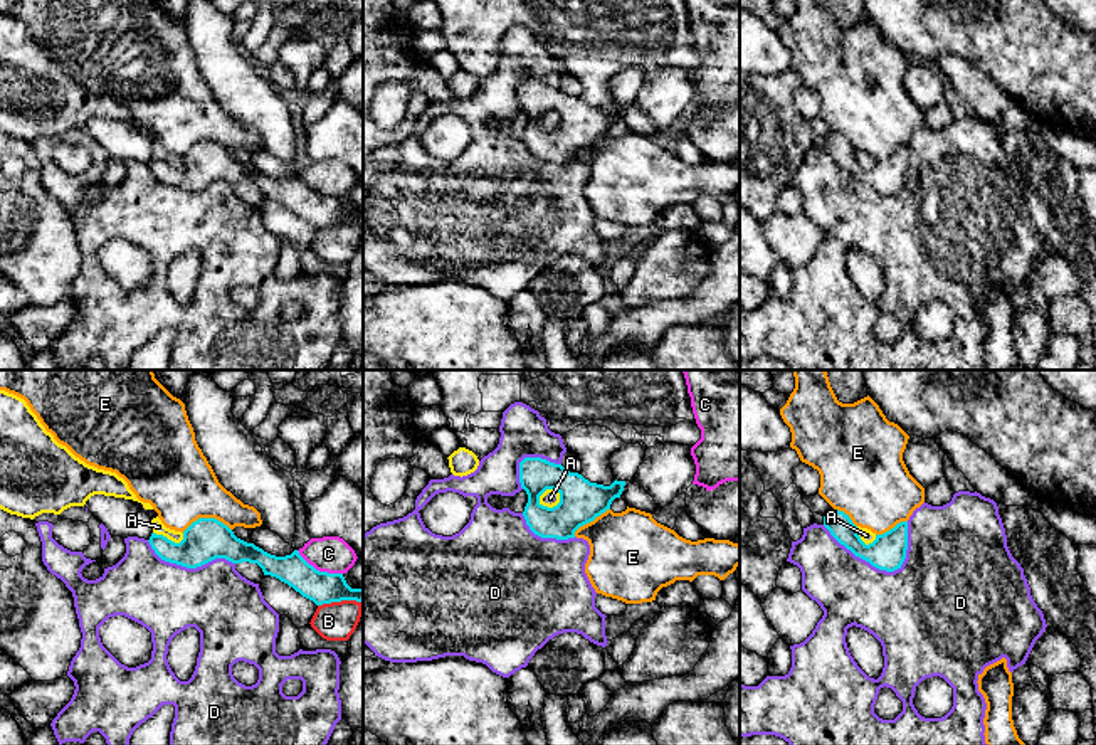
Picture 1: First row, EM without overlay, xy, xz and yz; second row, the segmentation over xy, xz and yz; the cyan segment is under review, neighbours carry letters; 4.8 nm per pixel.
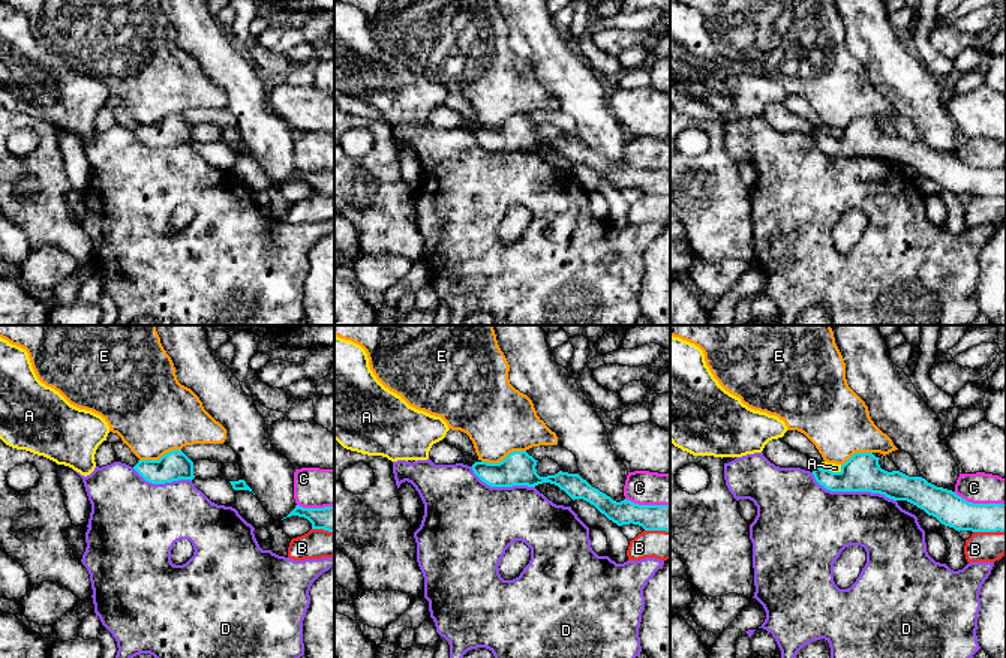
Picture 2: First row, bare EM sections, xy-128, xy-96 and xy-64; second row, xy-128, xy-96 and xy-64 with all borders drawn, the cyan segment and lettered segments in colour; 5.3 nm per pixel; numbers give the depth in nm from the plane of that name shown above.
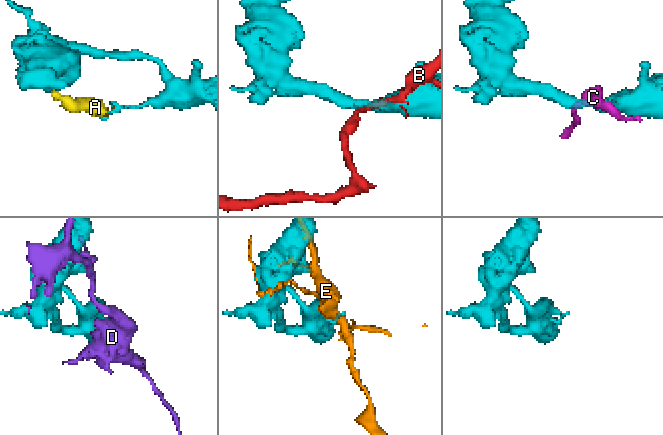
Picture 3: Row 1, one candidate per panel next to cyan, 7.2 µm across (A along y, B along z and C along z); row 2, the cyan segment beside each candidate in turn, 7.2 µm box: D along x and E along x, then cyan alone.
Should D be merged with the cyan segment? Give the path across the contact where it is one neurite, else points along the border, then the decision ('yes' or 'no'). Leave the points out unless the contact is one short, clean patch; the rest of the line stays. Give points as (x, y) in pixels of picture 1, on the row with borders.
no

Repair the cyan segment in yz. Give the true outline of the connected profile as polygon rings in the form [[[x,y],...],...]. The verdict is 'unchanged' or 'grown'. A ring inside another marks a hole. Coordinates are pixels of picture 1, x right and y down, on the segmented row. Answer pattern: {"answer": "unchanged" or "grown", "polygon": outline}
{"answer": "unchanged", "polygon": [[[832,510],[827,513],[824,526],[840,545],[879,570],[894,572],[901,568],[906,558],[908,521],[901,521],[889,531],[876,535],[876,540],[869,545],[861,540],[857,526],[844,511]]]}

